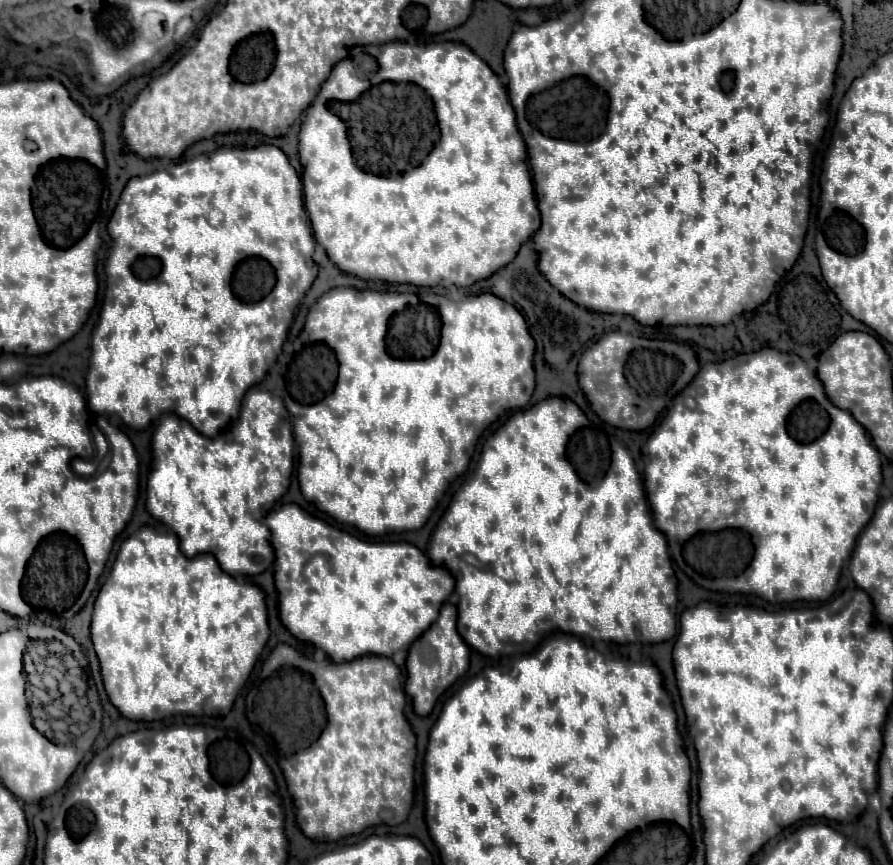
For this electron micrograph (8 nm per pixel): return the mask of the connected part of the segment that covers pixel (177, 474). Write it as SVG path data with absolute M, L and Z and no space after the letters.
M266 390L246 392L240 415L233 427L234 440L208 438L194 430L190 422L176 414L165 415L152 438L154 466L147 483L148 512L168 524L180 538L180 548L186 556L210 552L228 574L256 576L268 570L274 562L274 550L268 542L270 530L266 516L274 502L288 490L294 466L294 436L290 412L282 398Z

